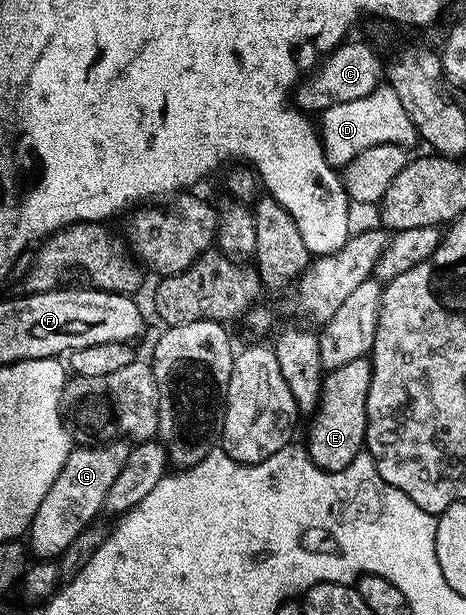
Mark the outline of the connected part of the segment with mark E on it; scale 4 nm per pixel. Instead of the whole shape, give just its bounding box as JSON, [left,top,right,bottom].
[307,357,373,472]

